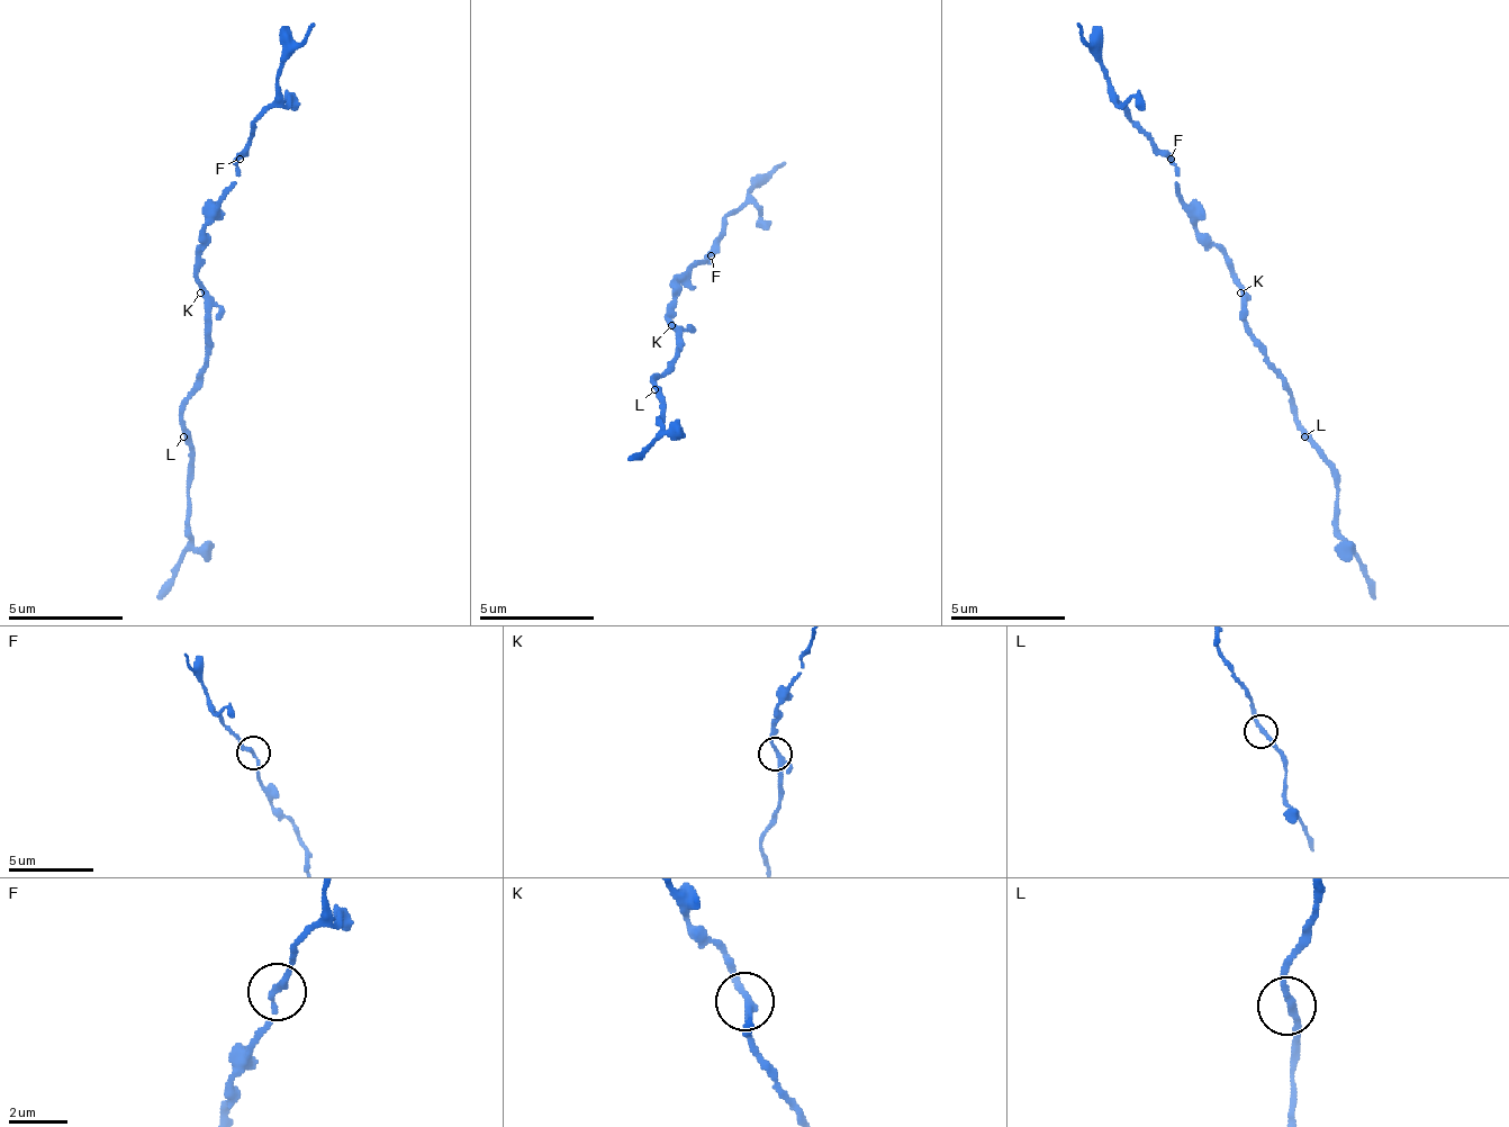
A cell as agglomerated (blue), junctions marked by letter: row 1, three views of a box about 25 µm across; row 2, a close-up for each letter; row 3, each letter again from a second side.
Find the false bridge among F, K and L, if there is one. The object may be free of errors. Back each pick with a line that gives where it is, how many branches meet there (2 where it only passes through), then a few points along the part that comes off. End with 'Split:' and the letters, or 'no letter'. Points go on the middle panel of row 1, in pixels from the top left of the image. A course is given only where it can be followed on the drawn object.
F: at (711, 255); 2 branches meet; foreign part runs (712, 257), (723, 222), (747, 199), (747, 194), (787, 164)
Split: F

